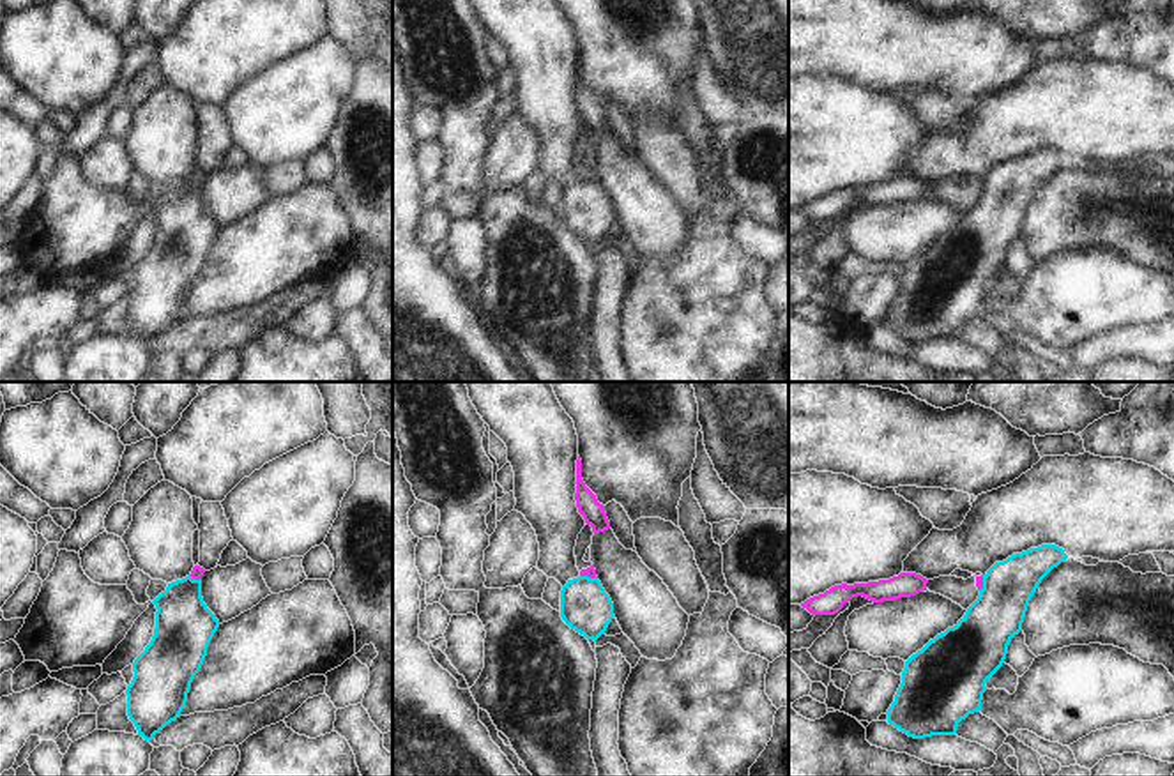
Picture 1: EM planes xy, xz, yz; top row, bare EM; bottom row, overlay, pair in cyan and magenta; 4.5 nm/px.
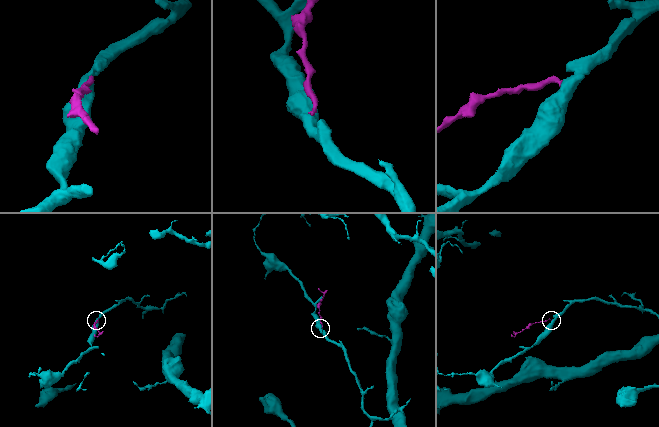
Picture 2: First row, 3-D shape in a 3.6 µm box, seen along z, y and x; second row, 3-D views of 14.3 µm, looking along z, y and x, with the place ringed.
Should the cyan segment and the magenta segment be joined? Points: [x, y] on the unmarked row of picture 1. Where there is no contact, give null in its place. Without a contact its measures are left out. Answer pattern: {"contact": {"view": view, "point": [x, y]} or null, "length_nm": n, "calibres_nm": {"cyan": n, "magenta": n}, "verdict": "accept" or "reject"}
{"contact": {"view": "xz", "point": [587, 181]}, "length_nm": 80, "calibres_nm": {"cyan": 220, "magenta": 50}, "verdict": "reject"}

